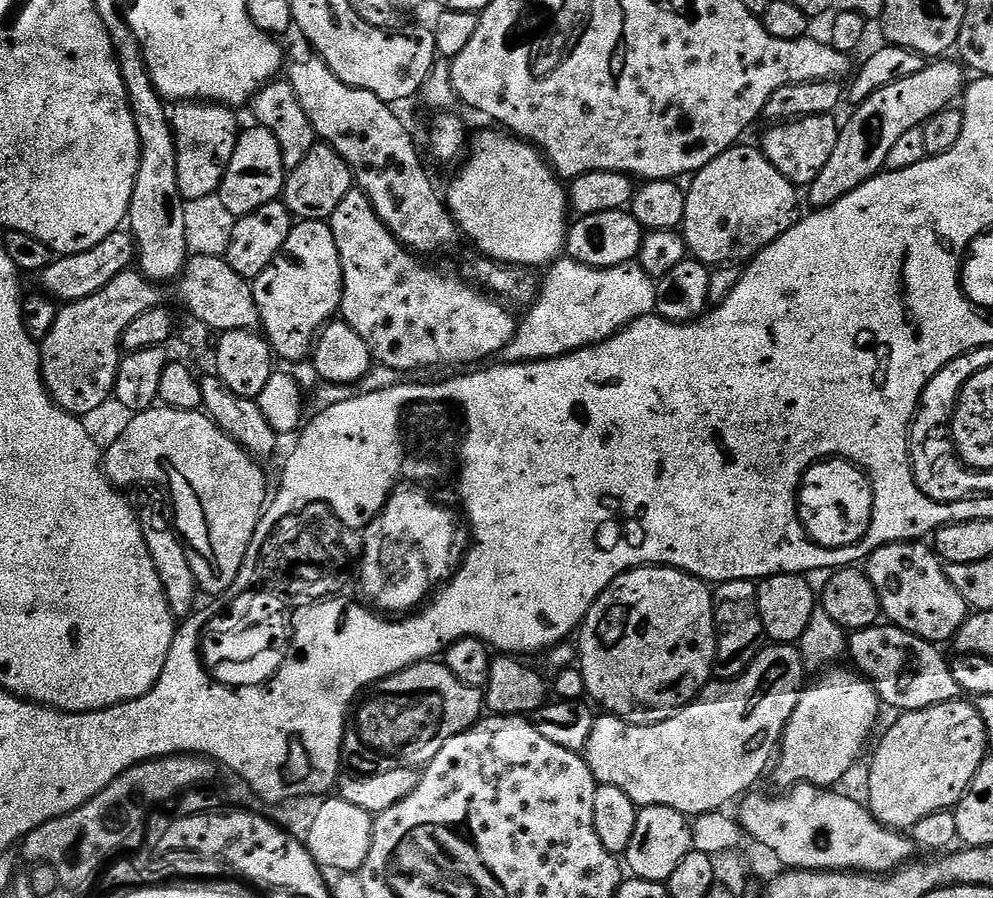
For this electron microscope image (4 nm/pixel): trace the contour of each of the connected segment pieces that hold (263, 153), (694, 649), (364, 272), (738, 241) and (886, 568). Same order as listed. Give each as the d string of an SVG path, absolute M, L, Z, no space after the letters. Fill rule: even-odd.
M259 126L251 127L245 127L240 133L234 158L230 158L230 166L226 170L224 181L220 183L218 193L223 205L237 218L249 215L252 211L275 201L283 193L286 179L286 169L274 134Z
M645 566L632 568L624 572L595 600L592 608L586 614L584 623L578 629L580 644L578 643L578 667L582 678L586 682L586 693L593 696L601 704L605 713L618 716L633 722L652 722L664 719L665 716L677 712L699 697L700 692L713 679L712 663L716 657L716 623L714 622L714 610L712 609L713 589L705 581L689 572L680 572L677 568L663 566Z
M348 192L346 198L338 202L338 210L334 210L330 223L344 271L342 319L366 342L377 365L393 368L398 374L415 368L436 368L439 364L479 365L484 362L479 360L495 352L496 355L503 353L505 346L516 337L517 317L512 317L499 299L485 294L467 279L459 280L436 268L427 268L420 261L423 259L413 255L390 234L364 192Z
M759 147L728 148L700 169L687 185L682 235L688 251L702 264L747 262L795 226L797 185L791 184L764 157Z
M905 542L903 544L887 544L874 550L866 561L866 571L874 590L880 599L880 606L885 617L893 625L909 631L920 639L928 640L937 646L943 645L943 640L951 641L965 620L970 615L968 603L954 590L950 578L946 578L944 564L935 551L924 542Z

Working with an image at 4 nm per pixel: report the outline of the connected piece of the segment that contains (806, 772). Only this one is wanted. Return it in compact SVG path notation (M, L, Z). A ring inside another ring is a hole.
M835 668L817 675L820 677L800 693L798 706L788 719L778 745L778 759L774 764L777 789L815 784L828 790L839 785L836 783L855 766L876 728L882 703L871 681L856 670L847 672L844 668Z

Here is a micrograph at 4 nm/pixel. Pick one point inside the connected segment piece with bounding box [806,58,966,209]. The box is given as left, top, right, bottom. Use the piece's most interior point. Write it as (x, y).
(863, 142)

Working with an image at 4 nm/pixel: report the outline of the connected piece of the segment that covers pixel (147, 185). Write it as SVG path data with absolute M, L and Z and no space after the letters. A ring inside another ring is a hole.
M128 30L125 36L113 39L116 61L122 70L130 110L134 114L134 126L138 130L140 161L134 178L134 194L130 198L127 227L136 245L139 271L153 282L175 281L184 271L190 255L186 244L183 208L185 199L178 190L178 164L176 143L172 133L172 117L169 105L152 85L148 67L144 61L141 41L137 33Z

